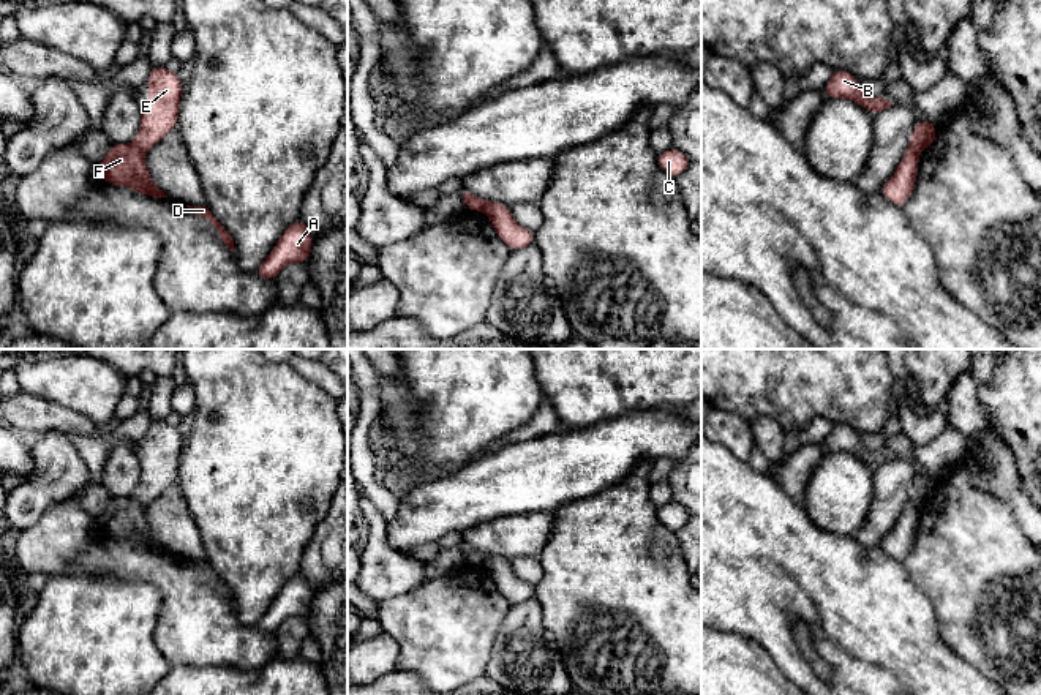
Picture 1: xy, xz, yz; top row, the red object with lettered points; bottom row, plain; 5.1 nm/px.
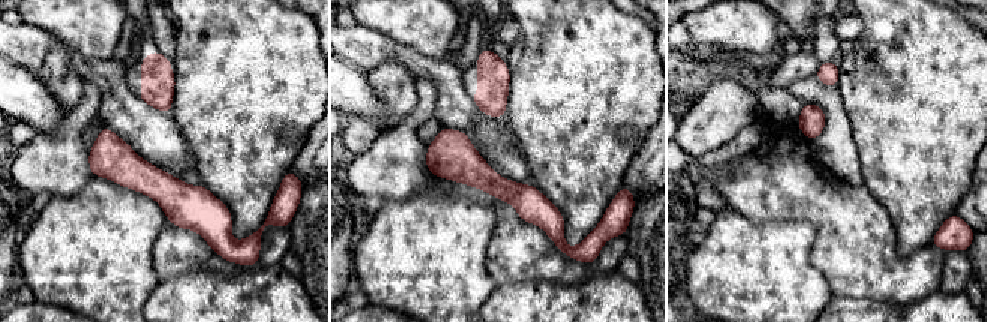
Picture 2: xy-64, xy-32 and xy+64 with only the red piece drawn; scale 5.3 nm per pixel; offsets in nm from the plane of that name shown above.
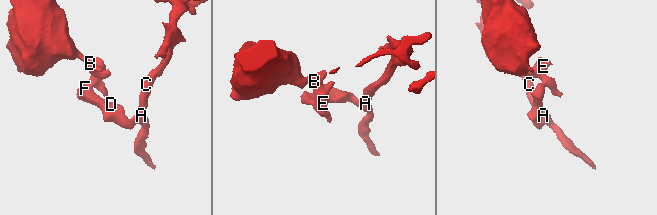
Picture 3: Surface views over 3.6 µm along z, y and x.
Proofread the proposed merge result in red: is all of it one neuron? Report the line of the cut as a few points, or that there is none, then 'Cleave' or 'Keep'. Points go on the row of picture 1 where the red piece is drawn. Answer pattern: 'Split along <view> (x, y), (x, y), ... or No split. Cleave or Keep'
Split along xy (133, 142), (142, 154). Cleave

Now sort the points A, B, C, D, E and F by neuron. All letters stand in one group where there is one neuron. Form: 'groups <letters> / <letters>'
groups A C D F / B E

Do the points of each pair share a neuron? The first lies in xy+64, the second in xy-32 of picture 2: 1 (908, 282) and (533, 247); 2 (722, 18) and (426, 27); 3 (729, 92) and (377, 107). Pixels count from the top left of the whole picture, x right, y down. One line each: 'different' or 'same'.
1: same
2: same
3: different

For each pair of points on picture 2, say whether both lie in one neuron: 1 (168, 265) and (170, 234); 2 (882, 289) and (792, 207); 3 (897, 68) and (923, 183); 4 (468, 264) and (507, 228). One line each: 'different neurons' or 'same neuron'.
1: same neuron
2: same neuron
3: same neuron
4: different neurons

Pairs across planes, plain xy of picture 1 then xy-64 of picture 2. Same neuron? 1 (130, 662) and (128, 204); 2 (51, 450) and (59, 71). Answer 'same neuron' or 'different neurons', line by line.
1: same neuron
2: same neuron

